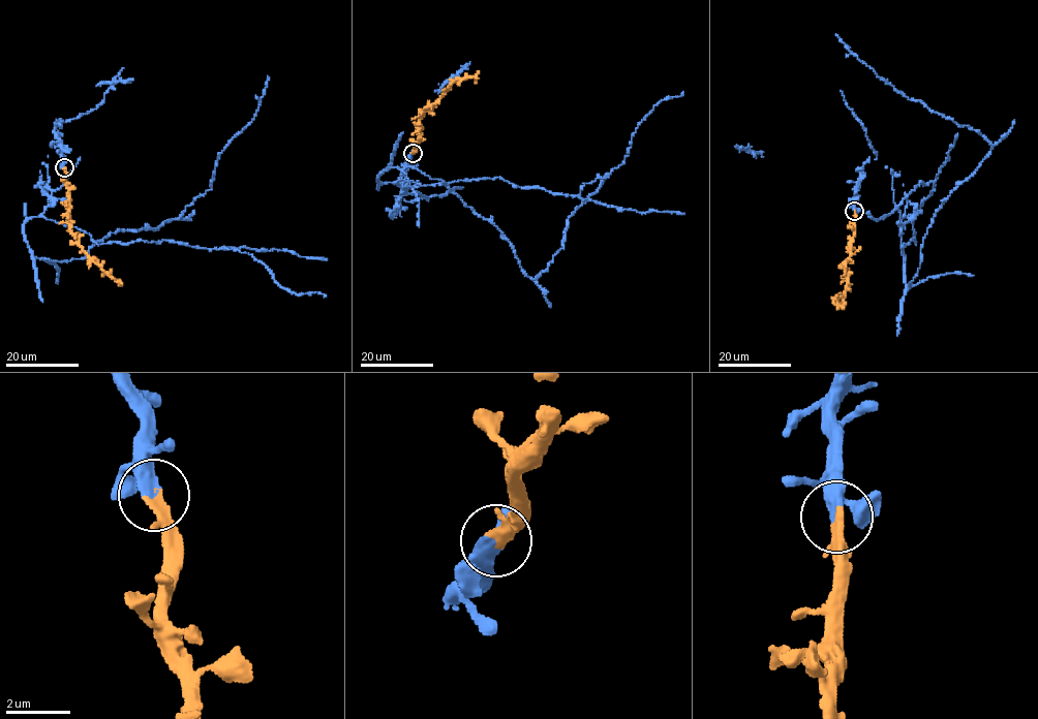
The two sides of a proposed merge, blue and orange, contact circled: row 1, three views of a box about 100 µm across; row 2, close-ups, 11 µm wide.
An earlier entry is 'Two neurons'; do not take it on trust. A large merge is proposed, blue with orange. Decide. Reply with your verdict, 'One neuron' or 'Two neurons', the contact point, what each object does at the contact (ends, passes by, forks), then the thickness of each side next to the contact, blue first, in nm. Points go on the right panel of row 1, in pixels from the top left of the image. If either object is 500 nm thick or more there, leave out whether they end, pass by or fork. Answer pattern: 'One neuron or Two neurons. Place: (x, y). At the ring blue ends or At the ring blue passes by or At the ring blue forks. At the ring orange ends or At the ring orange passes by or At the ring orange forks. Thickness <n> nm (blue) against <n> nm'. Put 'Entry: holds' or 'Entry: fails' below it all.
One neuron. Place: (854, 211). At the ring blue ends. At the ring orange ends. Thickness 420 nm (blue) against 360 nm
Entry: fails

